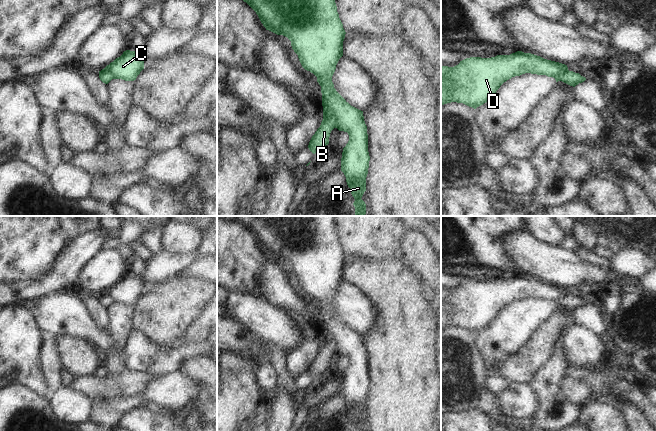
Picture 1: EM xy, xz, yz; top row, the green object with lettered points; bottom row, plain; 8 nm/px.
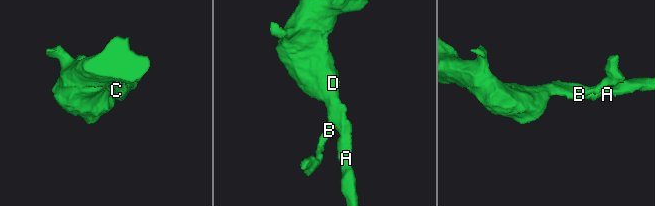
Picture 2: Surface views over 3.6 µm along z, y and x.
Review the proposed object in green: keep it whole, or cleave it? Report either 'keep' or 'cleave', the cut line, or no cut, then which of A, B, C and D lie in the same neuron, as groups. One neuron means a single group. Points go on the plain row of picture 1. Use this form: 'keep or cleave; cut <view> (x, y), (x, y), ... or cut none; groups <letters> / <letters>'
cleave; cut xz (323, 335), (329, 335), (333, 339), (337, 351); groups A C D / B

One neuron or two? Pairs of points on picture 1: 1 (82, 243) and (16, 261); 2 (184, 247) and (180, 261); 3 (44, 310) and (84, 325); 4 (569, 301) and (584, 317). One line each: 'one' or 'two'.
1: two
2: two
3: one
4: two

